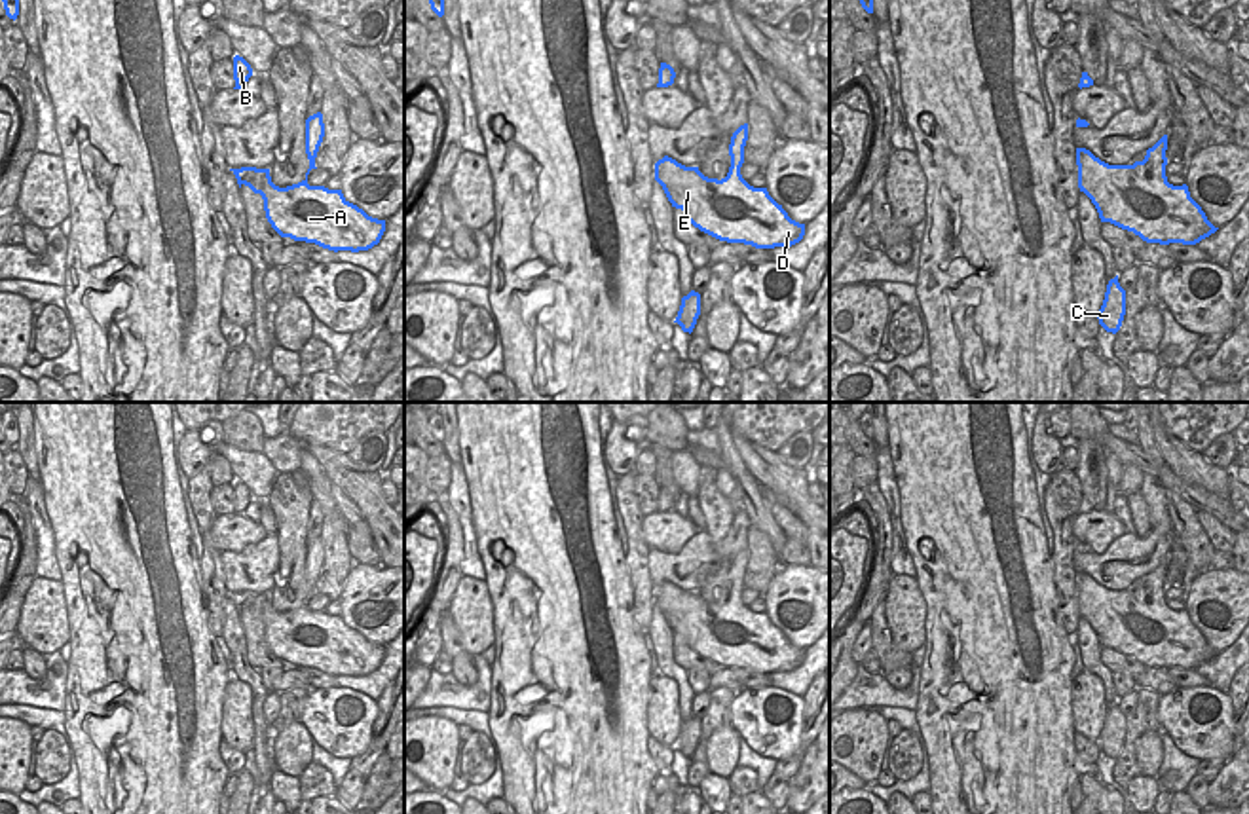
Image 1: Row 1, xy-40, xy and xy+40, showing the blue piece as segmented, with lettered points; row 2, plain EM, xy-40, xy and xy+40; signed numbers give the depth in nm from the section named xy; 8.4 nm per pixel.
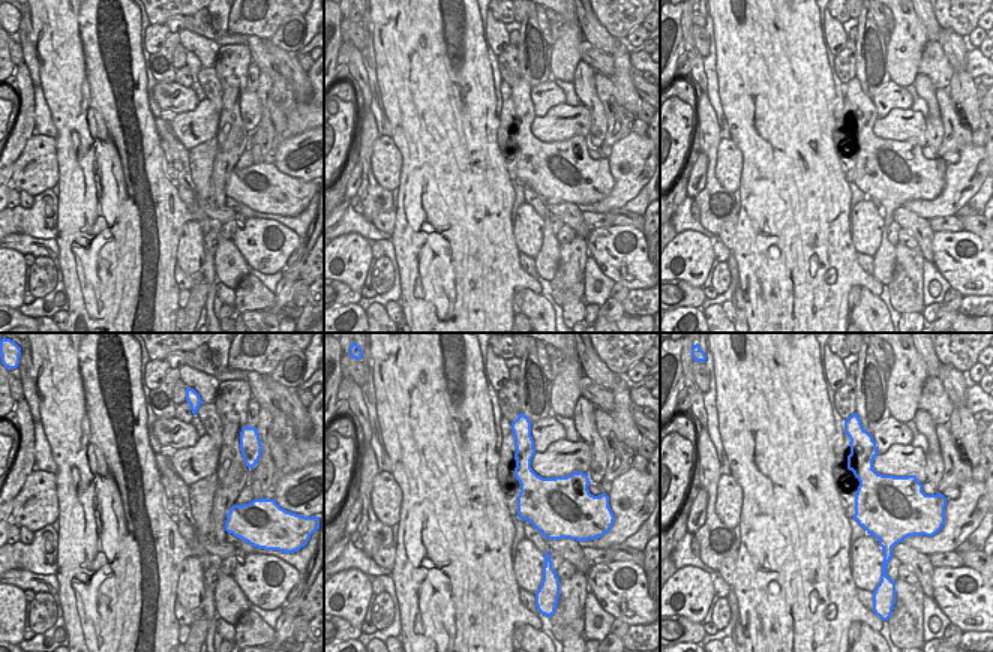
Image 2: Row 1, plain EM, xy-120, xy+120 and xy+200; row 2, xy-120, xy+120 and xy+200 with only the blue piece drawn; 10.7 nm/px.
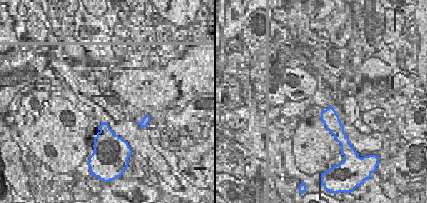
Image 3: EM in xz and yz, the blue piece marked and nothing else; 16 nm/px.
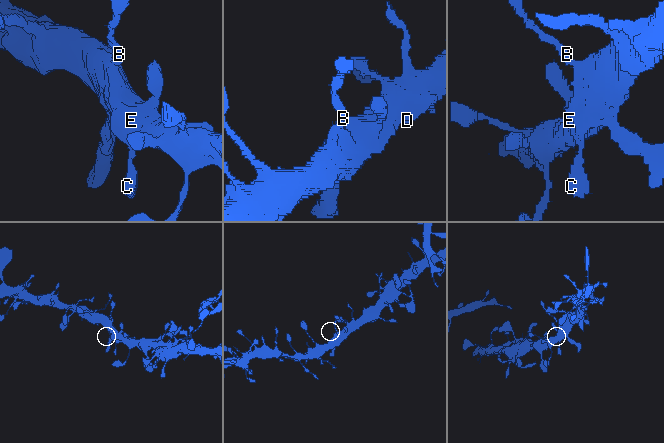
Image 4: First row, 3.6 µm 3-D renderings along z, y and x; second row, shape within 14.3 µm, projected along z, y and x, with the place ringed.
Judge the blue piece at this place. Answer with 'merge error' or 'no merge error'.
no merge error

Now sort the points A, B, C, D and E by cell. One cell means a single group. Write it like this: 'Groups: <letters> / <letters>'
Groups: A B C D E

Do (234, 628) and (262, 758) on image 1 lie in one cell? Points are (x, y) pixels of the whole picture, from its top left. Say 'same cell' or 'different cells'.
same cell

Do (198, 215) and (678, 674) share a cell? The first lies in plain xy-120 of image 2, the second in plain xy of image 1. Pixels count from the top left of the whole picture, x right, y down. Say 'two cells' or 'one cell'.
one cell

